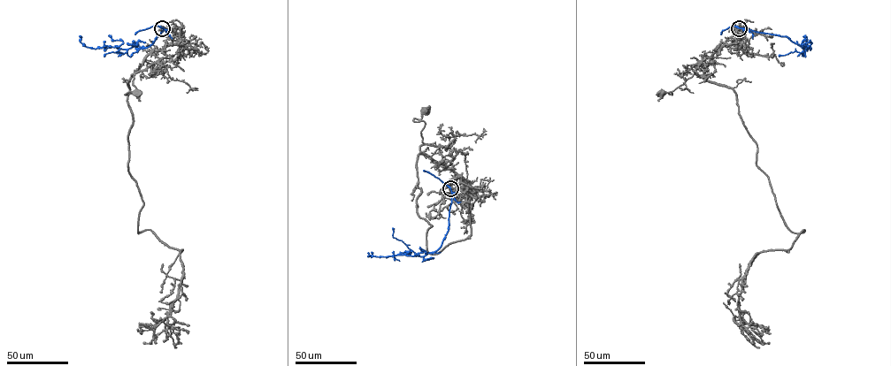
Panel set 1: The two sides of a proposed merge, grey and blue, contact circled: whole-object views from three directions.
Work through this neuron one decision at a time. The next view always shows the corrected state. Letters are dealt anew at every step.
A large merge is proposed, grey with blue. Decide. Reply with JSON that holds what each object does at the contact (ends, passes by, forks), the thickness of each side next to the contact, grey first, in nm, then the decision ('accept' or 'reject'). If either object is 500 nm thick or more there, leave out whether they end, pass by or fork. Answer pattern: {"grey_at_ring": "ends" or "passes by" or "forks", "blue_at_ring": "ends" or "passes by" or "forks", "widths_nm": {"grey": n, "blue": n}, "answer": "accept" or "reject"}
{"grey_at_ring": "passes by", "blue_at_ring": "passes by", "widths_nm": {"grey": 100, "blue": 320}, "answer": "reject"}

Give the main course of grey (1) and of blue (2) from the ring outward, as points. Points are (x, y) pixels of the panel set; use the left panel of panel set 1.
1: (162, 27), (175, 31), (180, 42), (146, 57), (132, 75), (136, 90), (125, 95), (137, 92)
2: (162, 27), (160, 35), (146, 48), (135, 46), (122, 49), (108, 46), (91, 49), (80, 41), (80, 36)

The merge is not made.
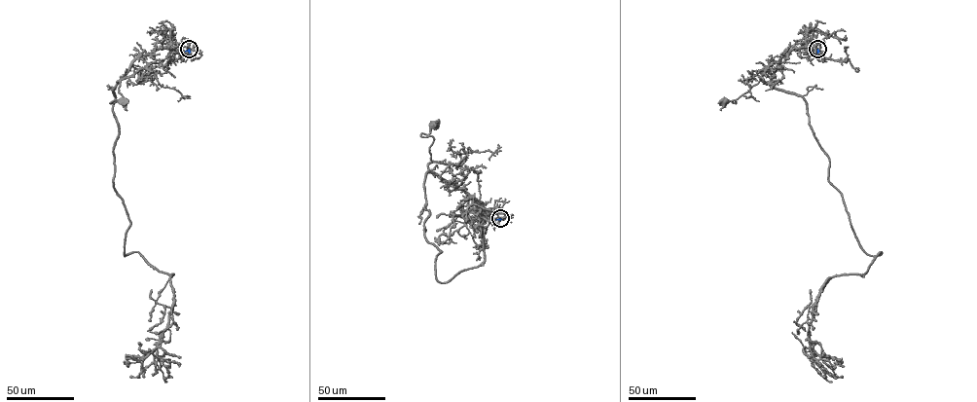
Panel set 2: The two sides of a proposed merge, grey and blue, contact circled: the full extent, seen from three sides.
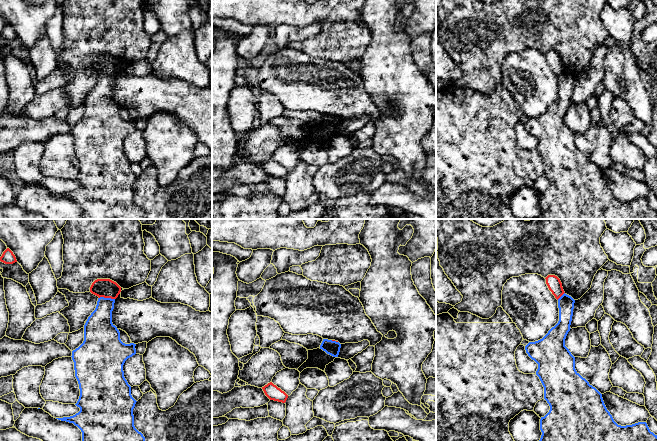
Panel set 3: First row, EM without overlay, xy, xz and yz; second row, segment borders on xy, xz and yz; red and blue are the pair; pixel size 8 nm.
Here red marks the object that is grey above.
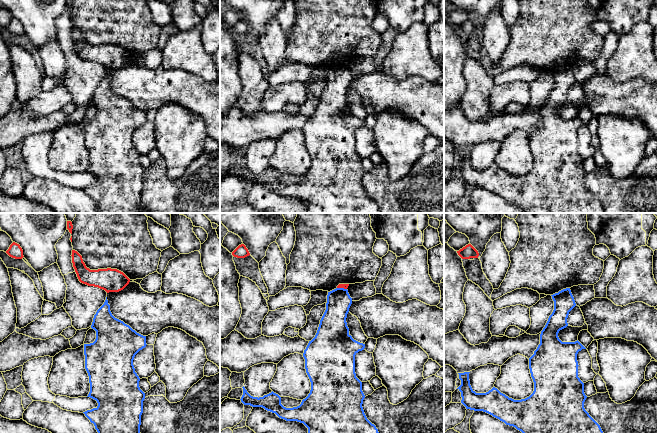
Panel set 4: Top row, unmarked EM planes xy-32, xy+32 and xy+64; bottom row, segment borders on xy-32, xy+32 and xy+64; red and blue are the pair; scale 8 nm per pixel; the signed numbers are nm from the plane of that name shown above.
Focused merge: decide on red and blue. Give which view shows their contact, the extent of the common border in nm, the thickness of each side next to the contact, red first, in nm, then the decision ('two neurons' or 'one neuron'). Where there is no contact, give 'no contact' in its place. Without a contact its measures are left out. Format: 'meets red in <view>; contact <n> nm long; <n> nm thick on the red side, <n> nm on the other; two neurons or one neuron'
meets red in xy; contact 130 nm long; 150 nm thick on the red side, 220 nm on the other; two neurons

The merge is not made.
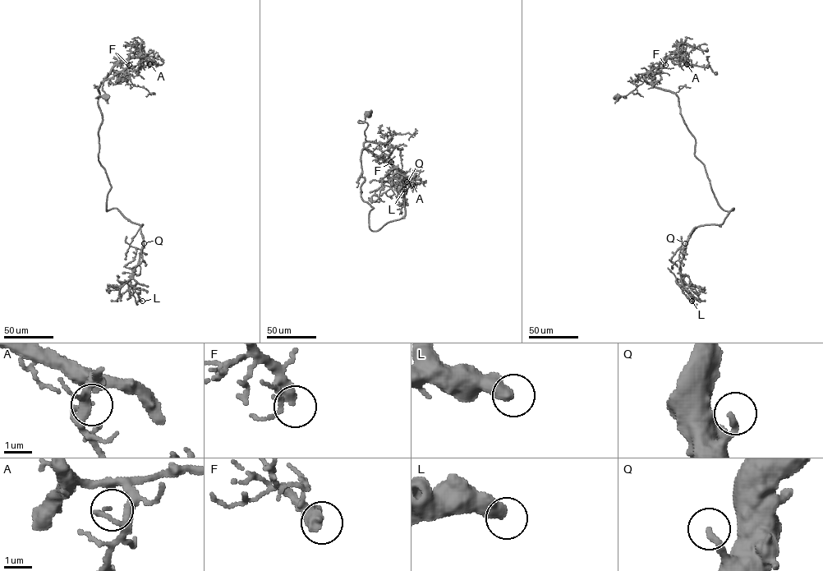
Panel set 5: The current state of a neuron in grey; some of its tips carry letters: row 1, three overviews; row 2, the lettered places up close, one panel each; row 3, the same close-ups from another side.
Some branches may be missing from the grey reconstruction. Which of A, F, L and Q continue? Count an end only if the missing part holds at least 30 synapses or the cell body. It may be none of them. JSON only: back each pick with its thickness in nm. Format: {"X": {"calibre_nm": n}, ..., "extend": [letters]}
{"F": {"calibre_nm": 440}, "extend": ["F"]}

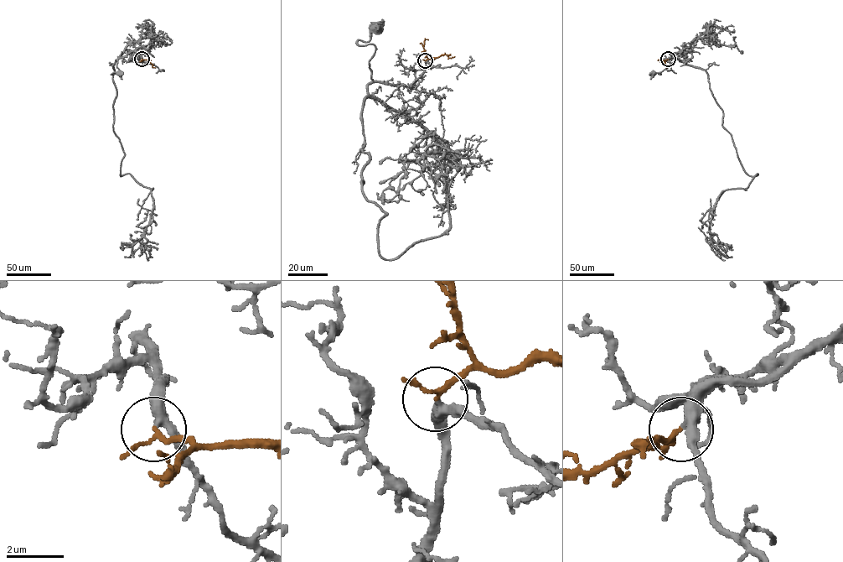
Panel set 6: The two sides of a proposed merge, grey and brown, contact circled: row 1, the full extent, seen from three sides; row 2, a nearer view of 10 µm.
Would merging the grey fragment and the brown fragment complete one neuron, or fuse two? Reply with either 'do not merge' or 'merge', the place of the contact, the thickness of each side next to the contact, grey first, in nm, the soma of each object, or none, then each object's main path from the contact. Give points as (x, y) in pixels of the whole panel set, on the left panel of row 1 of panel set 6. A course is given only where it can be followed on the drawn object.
merge; place (142, 59); calibres 320 and 130 nm; soma grey (120, 73); soma brown none; course grey (142, 59), (135, 51), (119, 59), (116, 67), (119, 71), (111, 74), (120, 73); course brown (142, 59), (149, 61), (155, 67)

